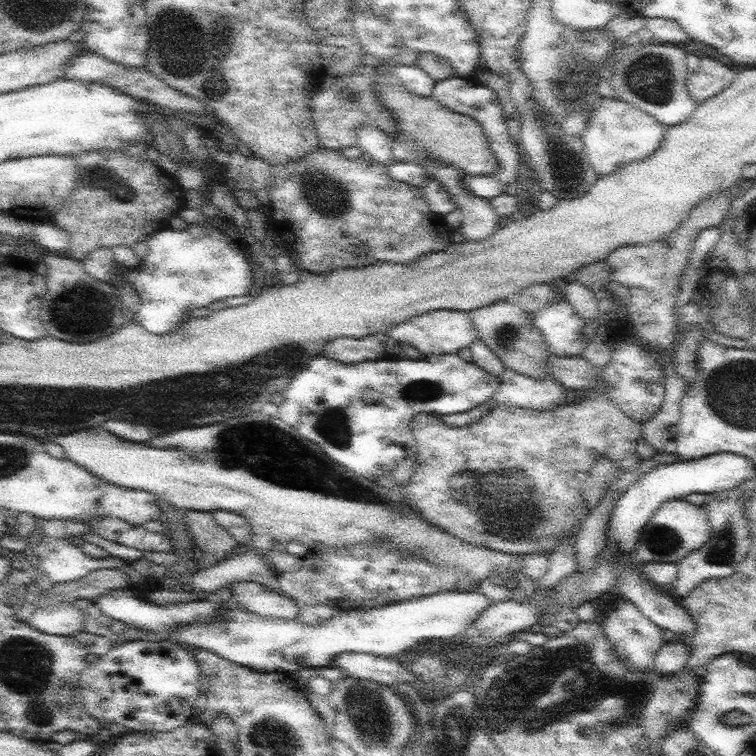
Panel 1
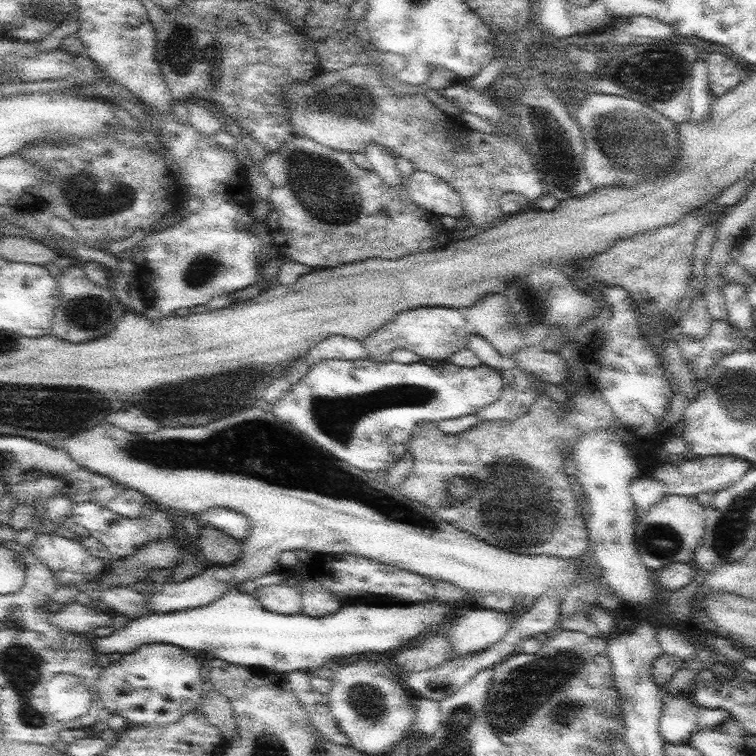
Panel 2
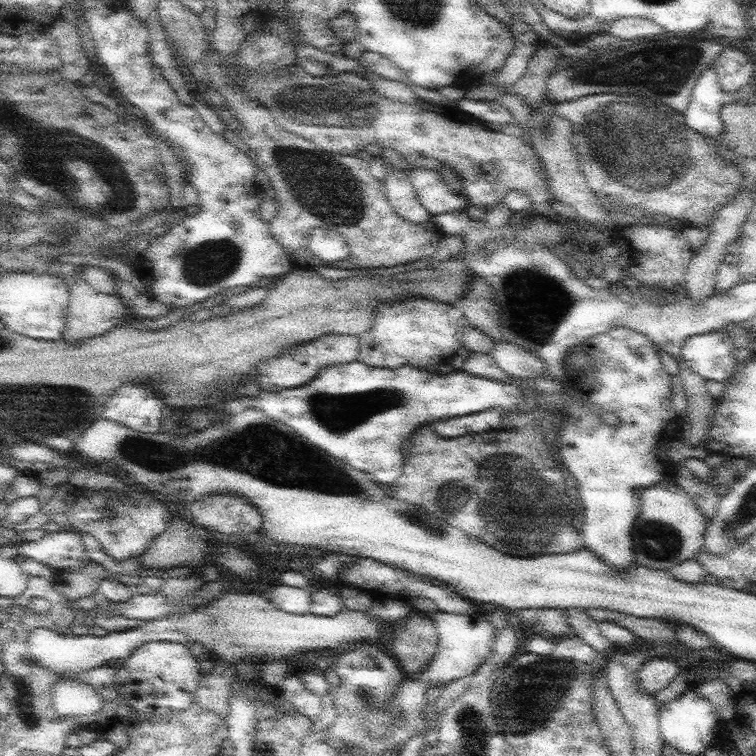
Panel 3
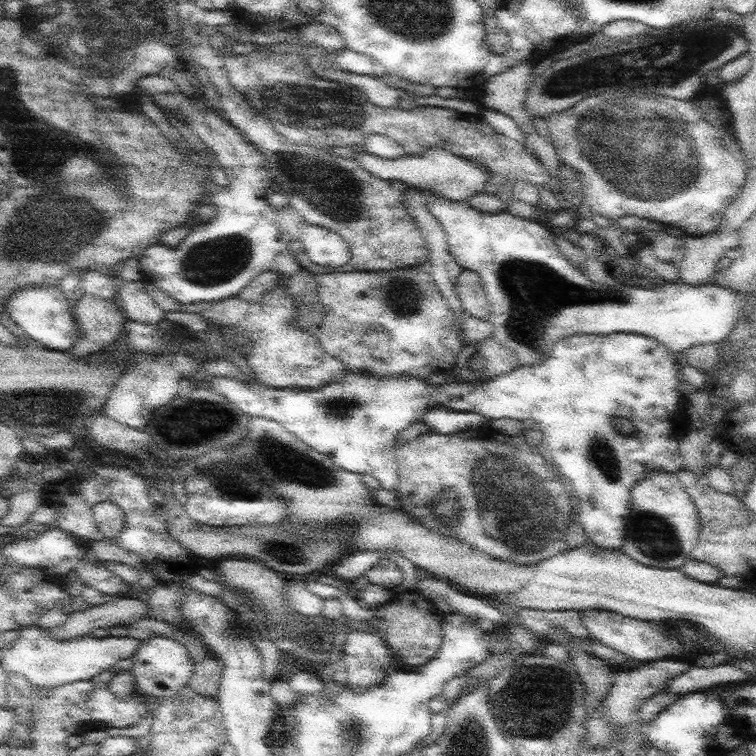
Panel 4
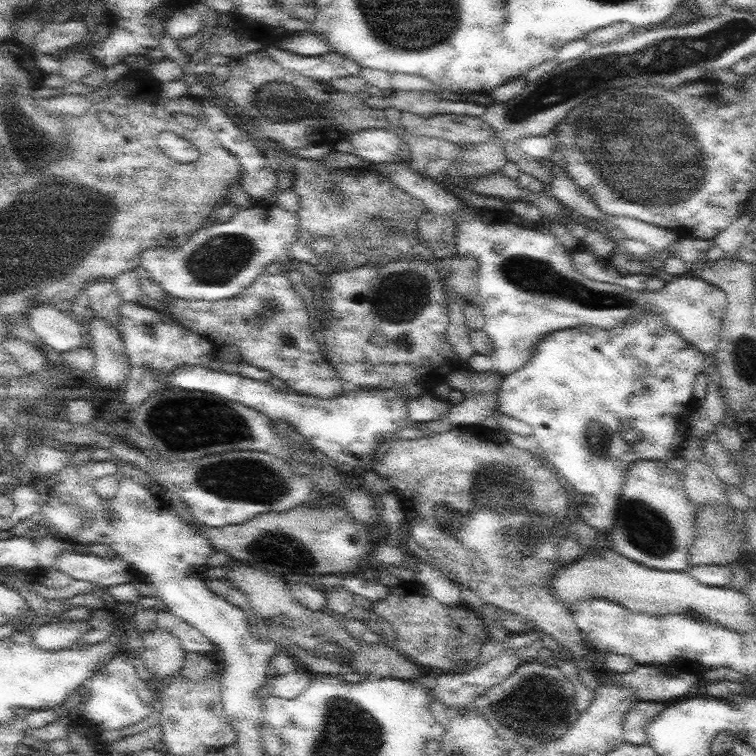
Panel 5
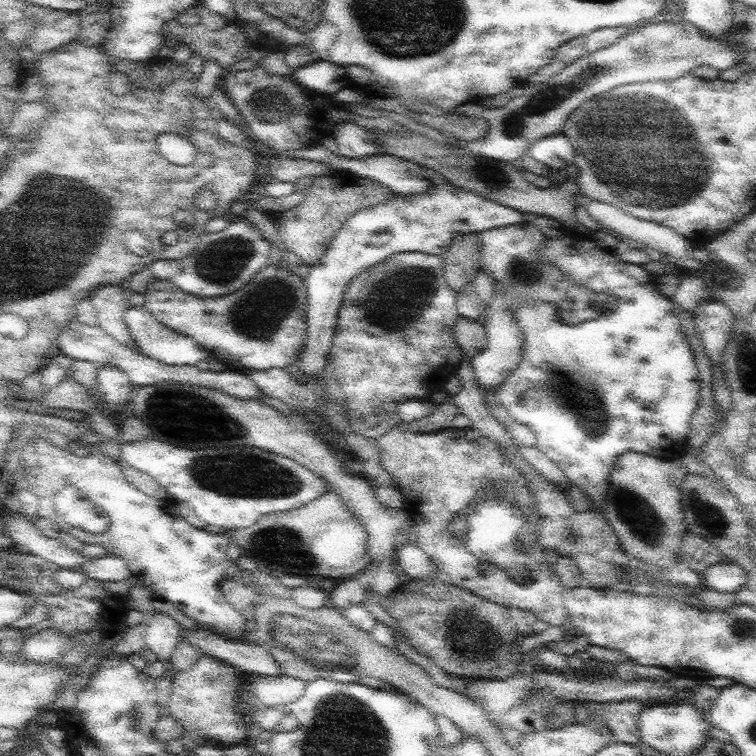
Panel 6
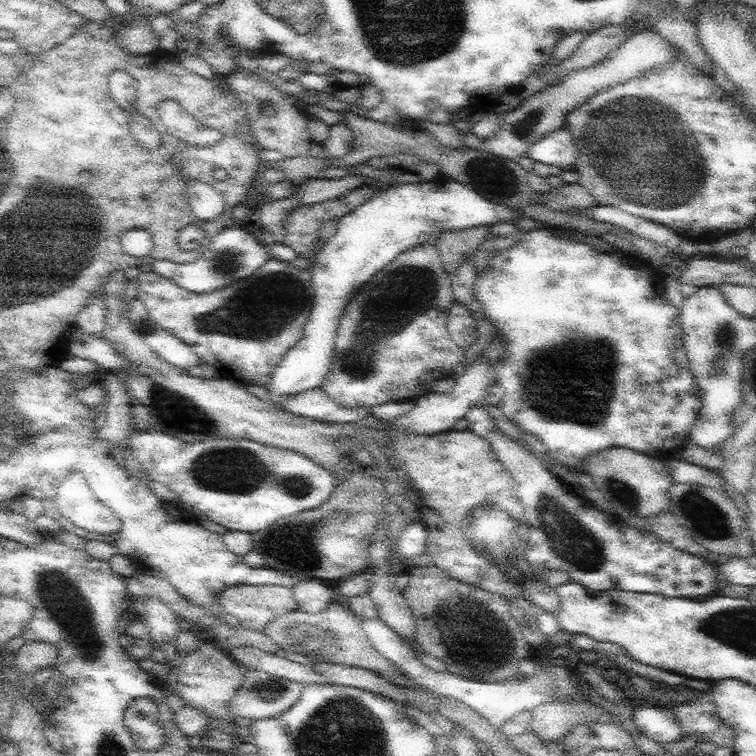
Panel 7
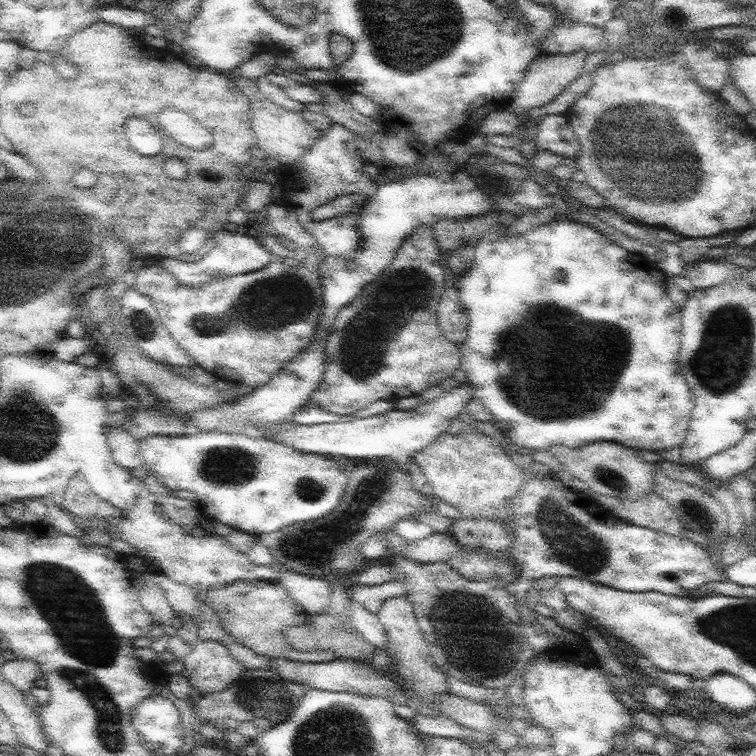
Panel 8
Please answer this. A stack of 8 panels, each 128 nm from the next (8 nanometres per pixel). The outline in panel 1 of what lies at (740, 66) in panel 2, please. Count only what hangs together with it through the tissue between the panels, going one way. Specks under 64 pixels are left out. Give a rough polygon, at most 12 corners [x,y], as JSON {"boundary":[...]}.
{"boundary":[[702,56],[688,70],[688,93],[702,103],[726,90],[738,74],[728,64]]}

